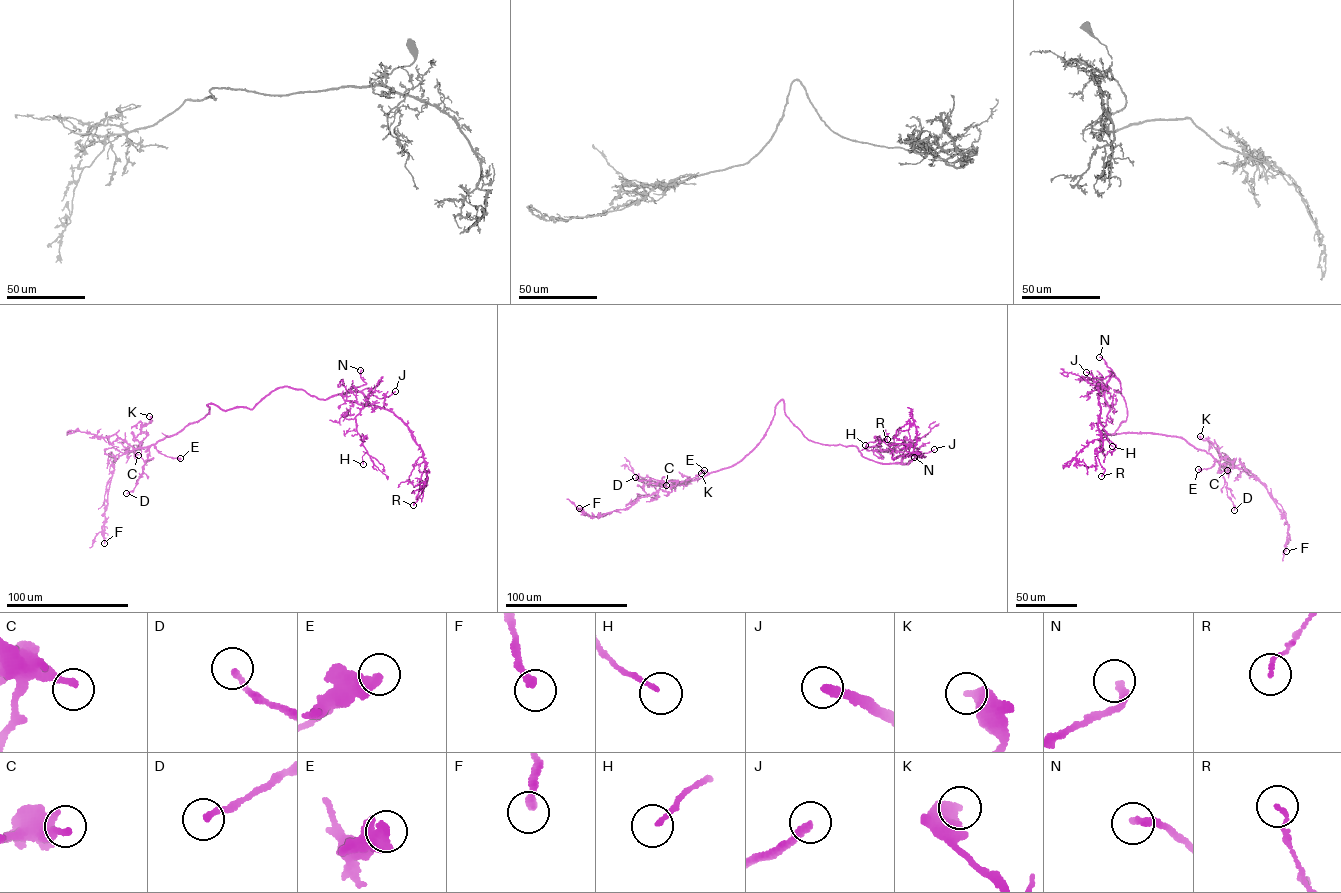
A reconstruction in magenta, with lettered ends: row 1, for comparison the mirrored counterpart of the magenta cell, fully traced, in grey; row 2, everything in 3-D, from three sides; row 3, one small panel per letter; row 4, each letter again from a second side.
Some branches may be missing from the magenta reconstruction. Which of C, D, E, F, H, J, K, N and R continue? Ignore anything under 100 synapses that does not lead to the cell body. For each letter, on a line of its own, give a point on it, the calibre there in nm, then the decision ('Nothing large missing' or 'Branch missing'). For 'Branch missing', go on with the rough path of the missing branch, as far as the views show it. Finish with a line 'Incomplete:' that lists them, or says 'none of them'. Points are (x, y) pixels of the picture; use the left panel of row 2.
C: Place: (138, 455). Thickness 190 nm. Nothing large missing
D: Place: (126, 493). Thickness 200 nm. Nothing large missing
E: Place: (180, 458). Thickness 550 nm. Nothing large missing
F: Place: (104, 543). Thickness 280 nm. Nothing large missing
H: Place: (363, 464). Thickness 160 nm. Nothing large missing
J: Place: (395, 391). Thickness 280 nm. Branch missing. Course of what is missing: (395, 391), (415, 377), (423, 377)
K: Place: (149, 416). Thickness 360 nm. Nothing large missing
N: Place: (360, 370). Thickness 240 nm. Nothing large missing
R: Place: (413, 505). Thickness 120 nm. Nothing large missing
Incomplete: J

